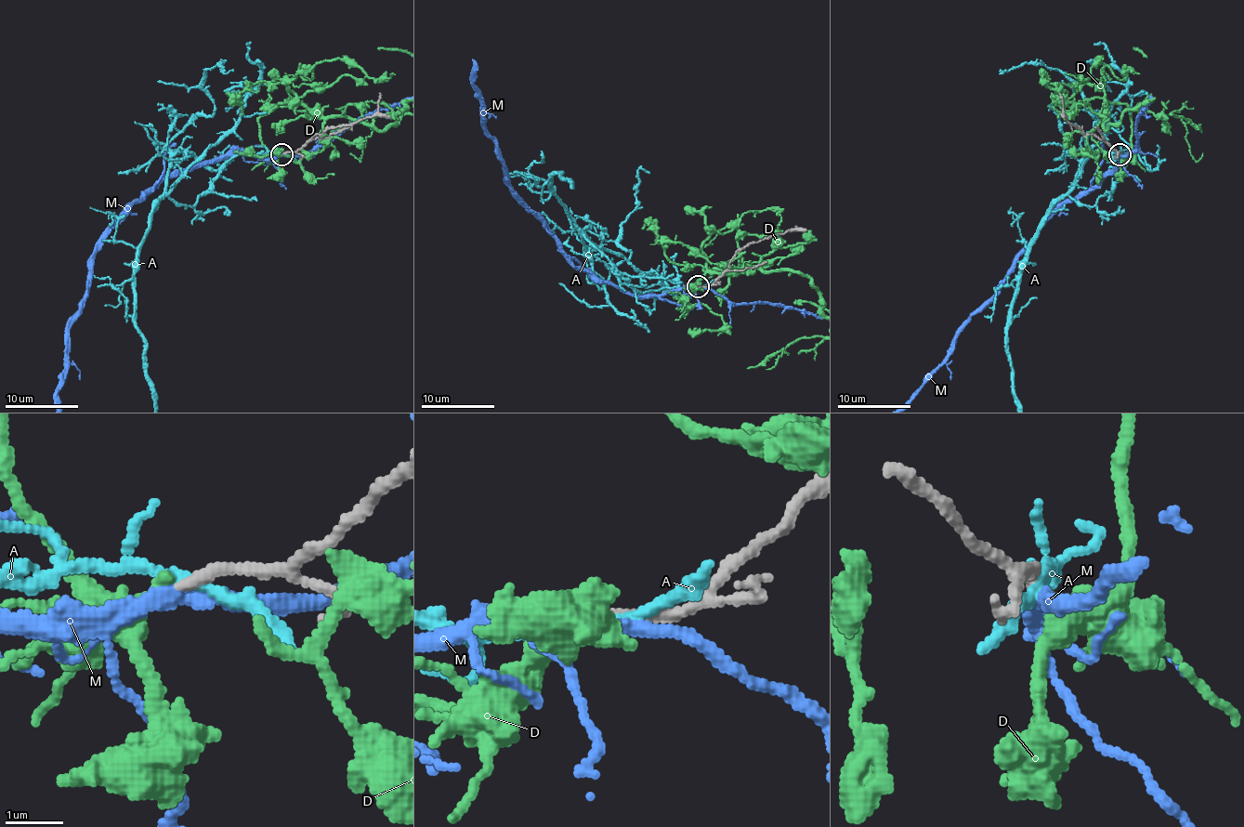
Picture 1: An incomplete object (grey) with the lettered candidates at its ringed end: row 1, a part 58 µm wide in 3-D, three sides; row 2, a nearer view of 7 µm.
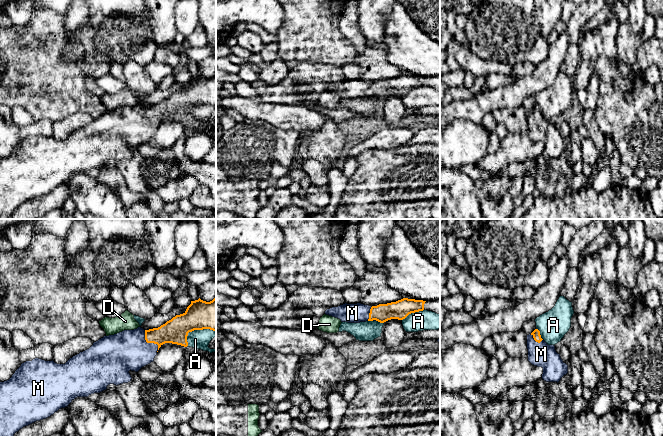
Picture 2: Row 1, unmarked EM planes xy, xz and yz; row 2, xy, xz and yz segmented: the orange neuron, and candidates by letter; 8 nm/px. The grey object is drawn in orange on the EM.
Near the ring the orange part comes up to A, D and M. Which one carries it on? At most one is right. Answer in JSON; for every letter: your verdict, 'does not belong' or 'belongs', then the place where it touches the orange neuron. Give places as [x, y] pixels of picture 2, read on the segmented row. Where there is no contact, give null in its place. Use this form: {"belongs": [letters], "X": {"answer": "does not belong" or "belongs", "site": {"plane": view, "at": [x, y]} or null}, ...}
{"belongs": ["M"], "A": {"answer": "does not belong", "site": {"plane": "xy", "at": [195, 329]}}, "D": {"answer": "does not belong", "site": null}, "M": {"answer": "belongs", "site": {"plane": "xy", "at": [149, 342]}}}

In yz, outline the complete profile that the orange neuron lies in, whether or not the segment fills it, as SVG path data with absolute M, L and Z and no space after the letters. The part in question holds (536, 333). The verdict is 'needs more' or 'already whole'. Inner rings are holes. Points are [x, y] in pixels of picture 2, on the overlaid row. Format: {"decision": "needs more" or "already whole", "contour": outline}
{"decision": "needs more", "contour": "M536 328L527 335L528 361L543 368L542 379L546 382L559 382L568 373L568 365L563 362L554 345L548 345Z"}

